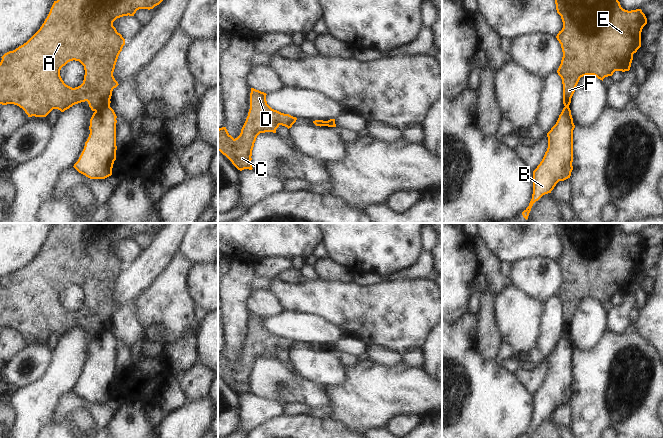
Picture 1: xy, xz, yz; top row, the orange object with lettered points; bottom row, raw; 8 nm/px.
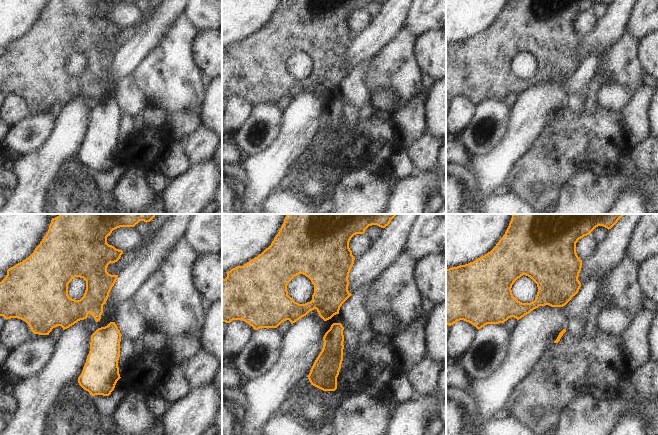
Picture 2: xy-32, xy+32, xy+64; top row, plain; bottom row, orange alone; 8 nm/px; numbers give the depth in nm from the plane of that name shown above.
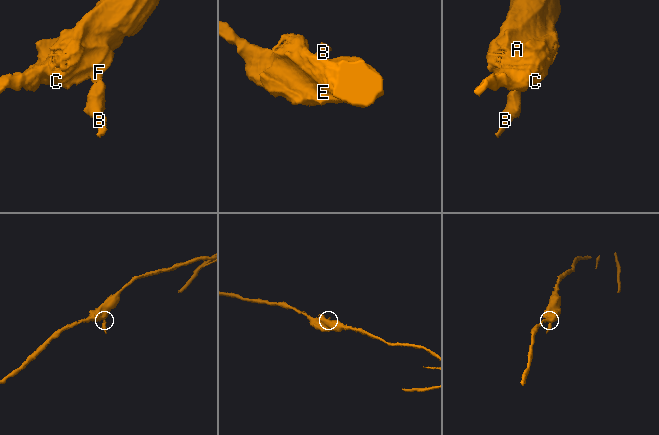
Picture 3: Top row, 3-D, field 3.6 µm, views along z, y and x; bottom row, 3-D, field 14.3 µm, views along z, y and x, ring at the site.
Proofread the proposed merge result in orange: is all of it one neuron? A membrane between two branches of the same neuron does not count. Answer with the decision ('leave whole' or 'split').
split

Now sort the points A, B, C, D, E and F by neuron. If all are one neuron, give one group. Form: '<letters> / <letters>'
A C D E F / B

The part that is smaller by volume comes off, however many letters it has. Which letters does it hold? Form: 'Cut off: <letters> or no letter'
Cut off: B

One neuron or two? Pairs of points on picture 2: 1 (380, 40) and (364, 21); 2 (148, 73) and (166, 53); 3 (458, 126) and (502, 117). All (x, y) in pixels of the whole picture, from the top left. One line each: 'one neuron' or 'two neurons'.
1: two neurons
2: one neuron
3: two neurons

